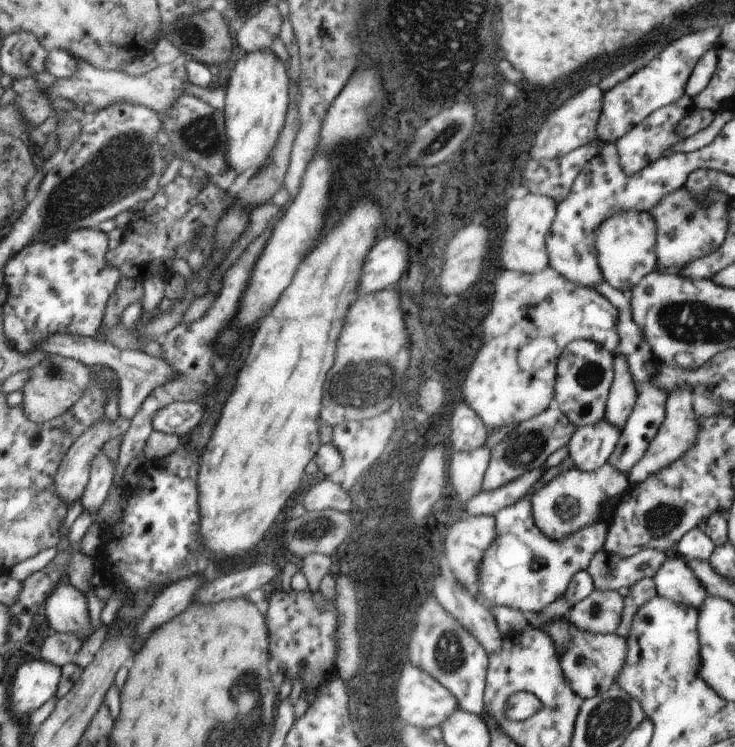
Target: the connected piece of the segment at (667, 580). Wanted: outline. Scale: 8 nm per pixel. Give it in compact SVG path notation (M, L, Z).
M675 552L667 556L665 564L661 564L661 568L651 580L655 584L659 598L679 602L681 606L695 608L697 612L707 598L707 590L701 584L701 580L693 574L687 562L679 558Z

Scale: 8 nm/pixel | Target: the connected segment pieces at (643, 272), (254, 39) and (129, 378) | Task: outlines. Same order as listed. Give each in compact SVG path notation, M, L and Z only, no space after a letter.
M625 212L607 218L593 232L593 242L595 242L595 256L597 256L599 270L603 274L603 282L623 292L627 298L631 296L635 284L657 268L657 254L655 254L657 226L649 212L641 212L641 214Z
M277 6L261 8L253 18L247 18L237 34L239 48L243 52L257 52L267 50L275 36L279 36L283 14L277 10Z
M55 334L49 340L45 340L37 350L45 350L47 354L55 354L55 356L65 356L65 358L71 358L71 360L79 360L79 362L87 364L91 370L97 370L97 368L111 368L111 370L115 370L115 374L119 374L119 380L121 380L121 416L125 416L129 420L139 410L141 402L145 402L145 398L155 388L165 386L175 376L175 370L171 370L171 366L165 360L147 356L143 352L117 350L115 346L111 346L111 342L99 342L97 338Z

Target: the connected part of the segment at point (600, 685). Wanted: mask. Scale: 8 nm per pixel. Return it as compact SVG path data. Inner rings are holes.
M567 618L563 620L569 626L571 642L567 644L567 650L559 656L559 666L563 670L563 676L569 688L583 700L589 700L593 696L607 692L611 686L617 684L617 676L623 670L623 664L627 660L627 640L615 632L613 634L589 634L589 632L583 632L571 626Z

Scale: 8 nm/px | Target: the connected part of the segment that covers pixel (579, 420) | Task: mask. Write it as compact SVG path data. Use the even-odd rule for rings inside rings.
M575 340L567 344L567 348L563 348L563 354L557 362L553 406L559 408L575 428L591 426L605 418L607 396L613 384L613 364L613 354L593 340Z

